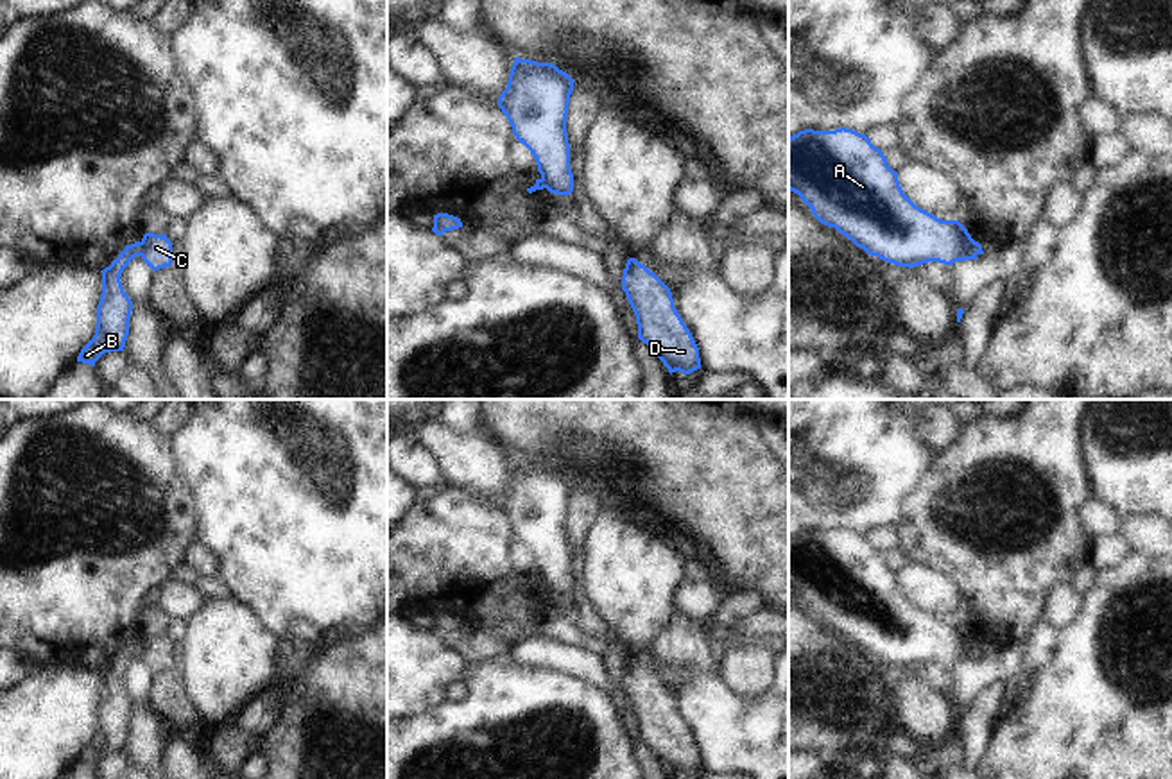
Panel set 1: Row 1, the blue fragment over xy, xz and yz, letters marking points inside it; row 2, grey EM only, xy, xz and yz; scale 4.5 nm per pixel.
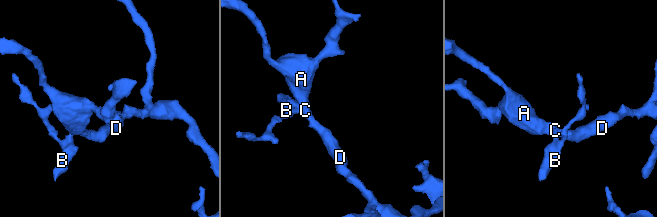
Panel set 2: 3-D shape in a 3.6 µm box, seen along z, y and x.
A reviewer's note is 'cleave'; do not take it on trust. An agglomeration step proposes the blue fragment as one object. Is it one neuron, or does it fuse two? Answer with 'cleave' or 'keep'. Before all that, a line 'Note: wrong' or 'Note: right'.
Note: right
cleave

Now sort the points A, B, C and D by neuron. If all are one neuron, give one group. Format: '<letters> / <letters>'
A C D / B

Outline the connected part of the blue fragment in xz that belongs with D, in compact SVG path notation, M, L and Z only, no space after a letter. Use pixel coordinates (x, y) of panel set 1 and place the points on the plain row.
M629 659L622 691L636 716L638 740L668 774L690 775L701 770L699 749L674 707L670 689L638 661Z

